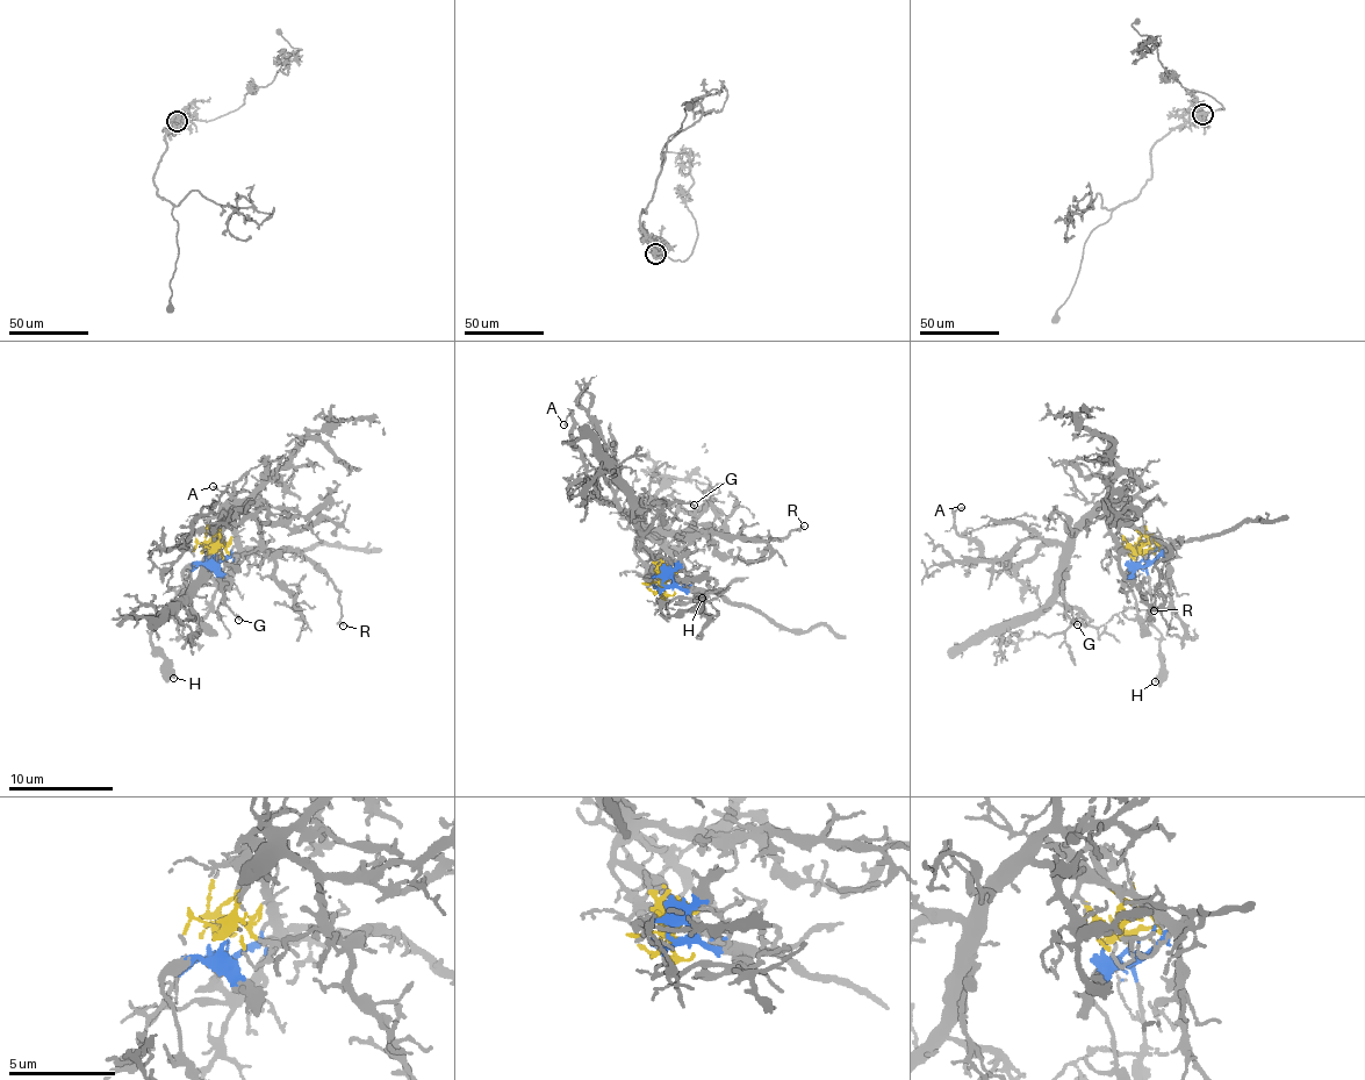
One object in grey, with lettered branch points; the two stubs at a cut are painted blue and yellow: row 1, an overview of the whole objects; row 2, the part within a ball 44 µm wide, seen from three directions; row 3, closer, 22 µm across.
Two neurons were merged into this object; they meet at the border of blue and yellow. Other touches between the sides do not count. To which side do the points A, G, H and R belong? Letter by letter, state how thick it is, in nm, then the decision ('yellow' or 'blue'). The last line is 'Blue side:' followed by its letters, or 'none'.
A: 120 nm thick; yellow
G: 150 nm thick; yellow
H: 280 nm thick; blue
R: 160 nm thick; yellow
Blue side: H

